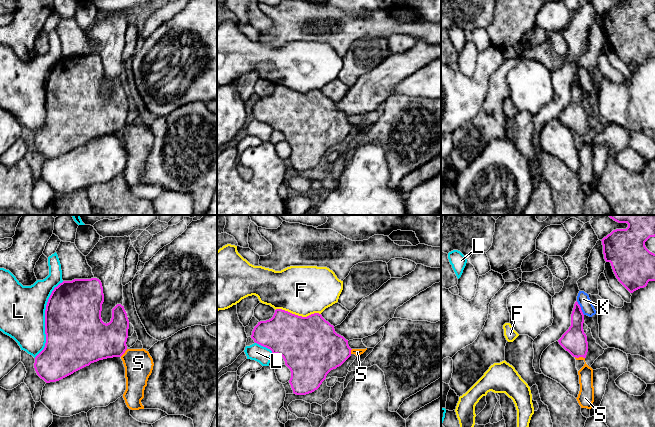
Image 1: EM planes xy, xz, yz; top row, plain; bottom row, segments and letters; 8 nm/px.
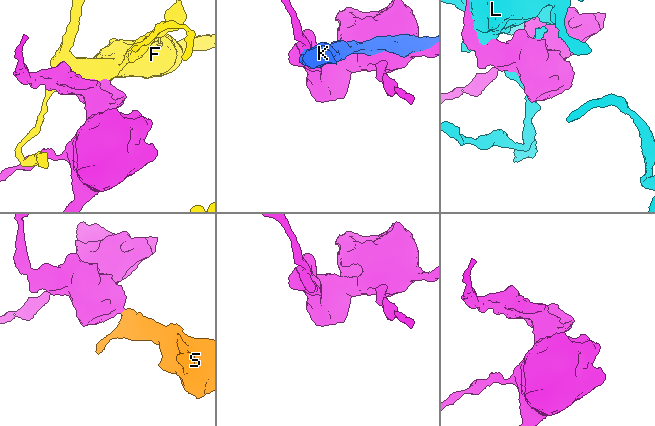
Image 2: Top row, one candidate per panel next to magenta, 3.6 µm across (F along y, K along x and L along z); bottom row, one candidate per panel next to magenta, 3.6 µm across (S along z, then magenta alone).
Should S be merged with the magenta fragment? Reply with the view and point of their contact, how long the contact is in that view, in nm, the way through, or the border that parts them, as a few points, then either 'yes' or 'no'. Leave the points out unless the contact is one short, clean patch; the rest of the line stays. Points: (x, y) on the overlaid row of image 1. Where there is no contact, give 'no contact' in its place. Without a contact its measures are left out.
meets magenta in yz at (580, 356); contact 80 nm long; runs through yz (574, 340), (580, 356), (585, 362), (585, 373); yes

